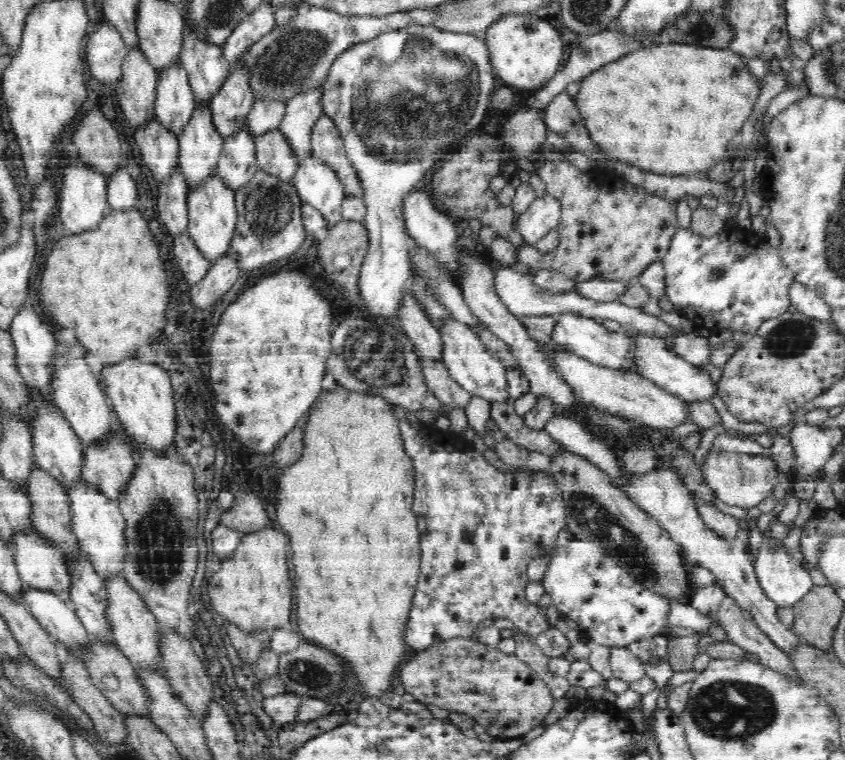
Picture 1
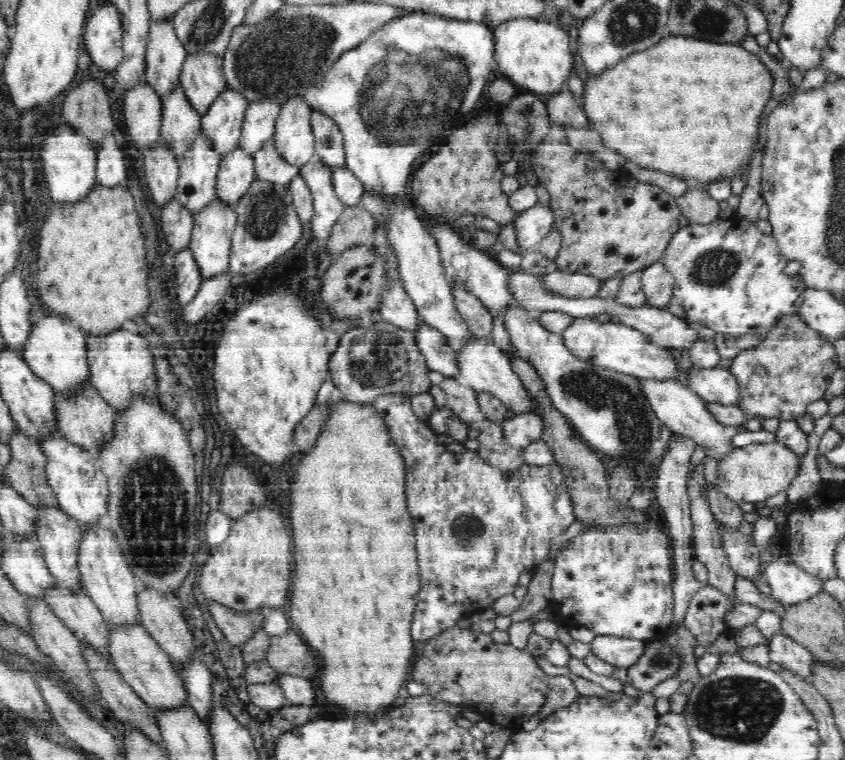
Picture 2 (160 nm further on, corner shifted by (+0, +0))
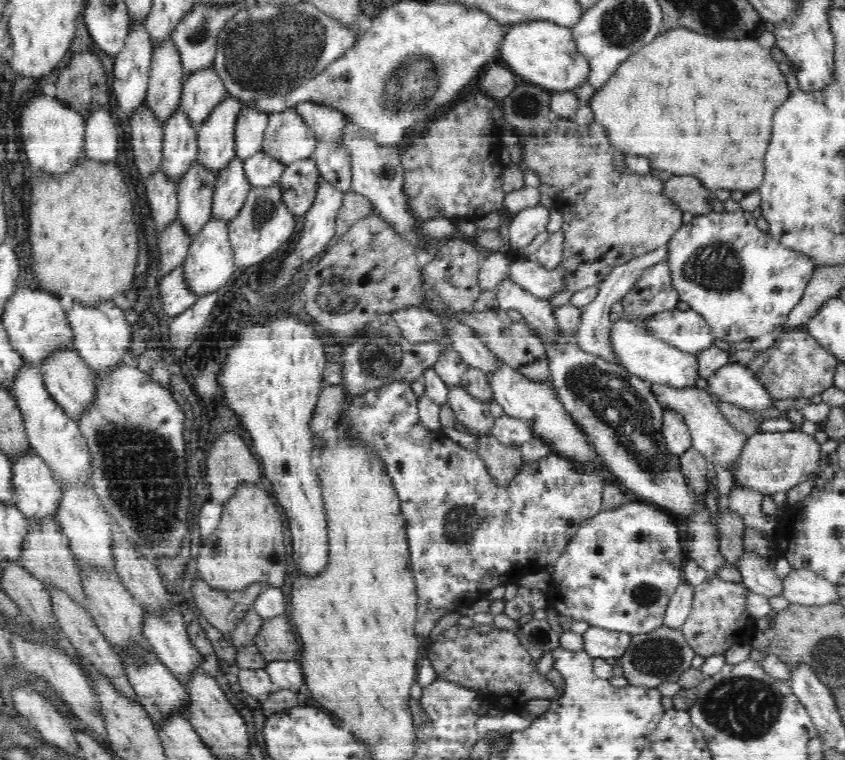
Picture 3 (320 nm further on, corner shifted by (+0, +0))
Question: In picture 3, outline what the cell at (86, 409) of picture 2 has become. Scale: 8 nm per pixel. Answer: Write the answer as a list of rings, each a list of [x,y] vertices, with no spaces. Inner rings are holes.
[[[64,350],[50,356],[42,366],[42,374],[50,397],[66,411],[66,415],[77,420],[84,411],[91,409],[91,404],[95,401],[93,398],[96,396],[95,372],[80,358],[78,351]]]

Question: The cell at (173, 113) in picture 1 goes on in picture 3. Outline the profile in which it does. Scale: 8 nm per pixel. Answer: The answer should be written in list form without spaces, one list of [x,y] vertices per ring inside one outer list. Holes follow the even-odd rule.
[[[178,108],[163,125],[163,152],[161,172],[178,183],[190,164],[198,159],[197,129]]]

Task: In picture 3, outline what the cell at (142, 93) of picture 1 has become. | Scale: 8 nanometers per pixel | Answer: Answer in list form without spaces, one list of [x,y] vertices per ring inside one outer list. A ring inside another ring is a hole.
[[[144,104],[132,114],[129,123],[135,163],[142,182],[145,182],[151,175],[161,171],[164,128]]]

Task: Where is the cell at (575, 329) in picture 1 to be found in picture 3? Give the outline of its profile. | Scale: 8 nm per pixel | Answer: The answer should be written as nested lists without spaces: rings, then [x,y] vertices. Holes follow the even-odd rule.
[[[621,318],[612,324],[609,330],[609,346],[620,366],[636,375],[637,378],[656,384],[664,384],[674,388],[694,388],[698,374],[698,357],[657,339],[648,332],[645,324],[630,322]]]

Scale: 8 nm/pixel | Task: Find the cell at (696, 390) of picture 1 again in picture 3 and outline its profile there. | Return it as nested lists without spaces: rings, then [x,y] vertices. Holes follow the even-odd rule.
[[[728,363],[718,368],[708,378],[707,386],[719,402],[735,404],[755,416],[773,407],[764,387],[753,378],[748,367],[739,363]]]

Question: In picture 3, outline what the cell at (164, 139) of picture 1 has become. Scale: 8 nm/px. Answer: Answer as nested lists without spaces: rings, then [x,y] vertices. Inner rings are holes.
[[[161,171],[151,175],[144,184],[152,219],[155,222],[155,234],[159,237],[160,232],[166,226],[170,226],[170,222],[177,220],[179,210],[177,184]]]

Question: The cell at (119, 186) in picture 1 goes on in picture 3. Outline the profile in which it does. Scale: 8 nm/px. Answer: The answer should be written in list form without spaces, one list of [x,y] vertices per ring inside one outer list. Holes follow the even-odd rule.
[[[98,107],[85,119],[86,140],[83,148],[85,156],[100,163],[116,163],[118,152],[118,136],[116,120],[110,115],[109,109]]]

